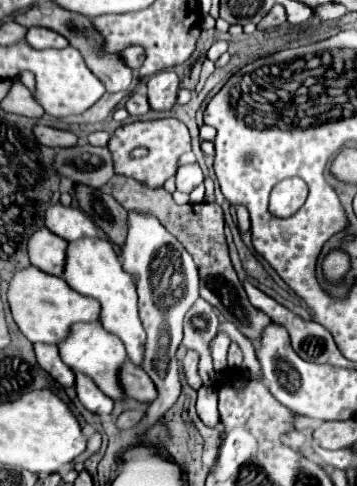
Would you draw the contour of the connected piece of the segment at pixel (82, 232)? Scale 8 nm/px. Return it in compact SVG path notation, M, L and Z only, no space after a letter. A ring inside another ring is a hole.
M61 202L51 204L45 210L45 226L67 242L73 242L85 236L97 236L97 226L83 210L73 206L63 206Z

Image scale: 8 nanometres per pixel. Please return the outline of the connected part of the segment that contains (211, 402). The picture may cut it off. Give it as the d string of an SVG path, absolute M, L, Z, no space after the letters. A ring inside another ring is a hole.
M203 386L197 394L199 394L199 398L197 398L197 414L199 414L199 418L203 420L205 426L215 428L221 422L219 410L217 410L217 388L215 386L209 386L209 388Z

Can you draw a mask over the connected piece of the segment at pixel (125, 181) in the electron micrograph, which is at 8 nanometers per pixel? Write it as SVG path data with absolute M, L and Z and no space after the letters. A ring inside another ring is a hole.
M115 174L107 184L103 184L101 192L113 196L127 210L155 216L165 226L165 230L171 232L189 250L195 264L199 266L201 298L209 300L209 304L213 304L221 312L221 316L225 320L233 322L239 328L239 332L245 334L249 340L253 340L255 344L261 340L261 334L269 326L271 320L269 320L269 316L261 314L257 308L251 306L251 302L243 290L243 284L237 278L237 272L229 260L229 250L227 250L227 242L225 242L225 234L223 234L223 230L225 230L223 210L217 202L179 206L173 202L171 194L165 192L165 188L149 190L149 188L133 182L133 178L119 176L119 174Z

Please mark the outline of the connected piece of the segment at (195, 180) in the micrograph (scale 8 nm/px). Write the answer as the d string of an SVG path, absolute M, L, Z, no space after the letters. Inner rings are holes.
M187 164L177 170L175 178L177 178L177 190L189 194L193 188L197 188L203 182L203 172L199 164Z

